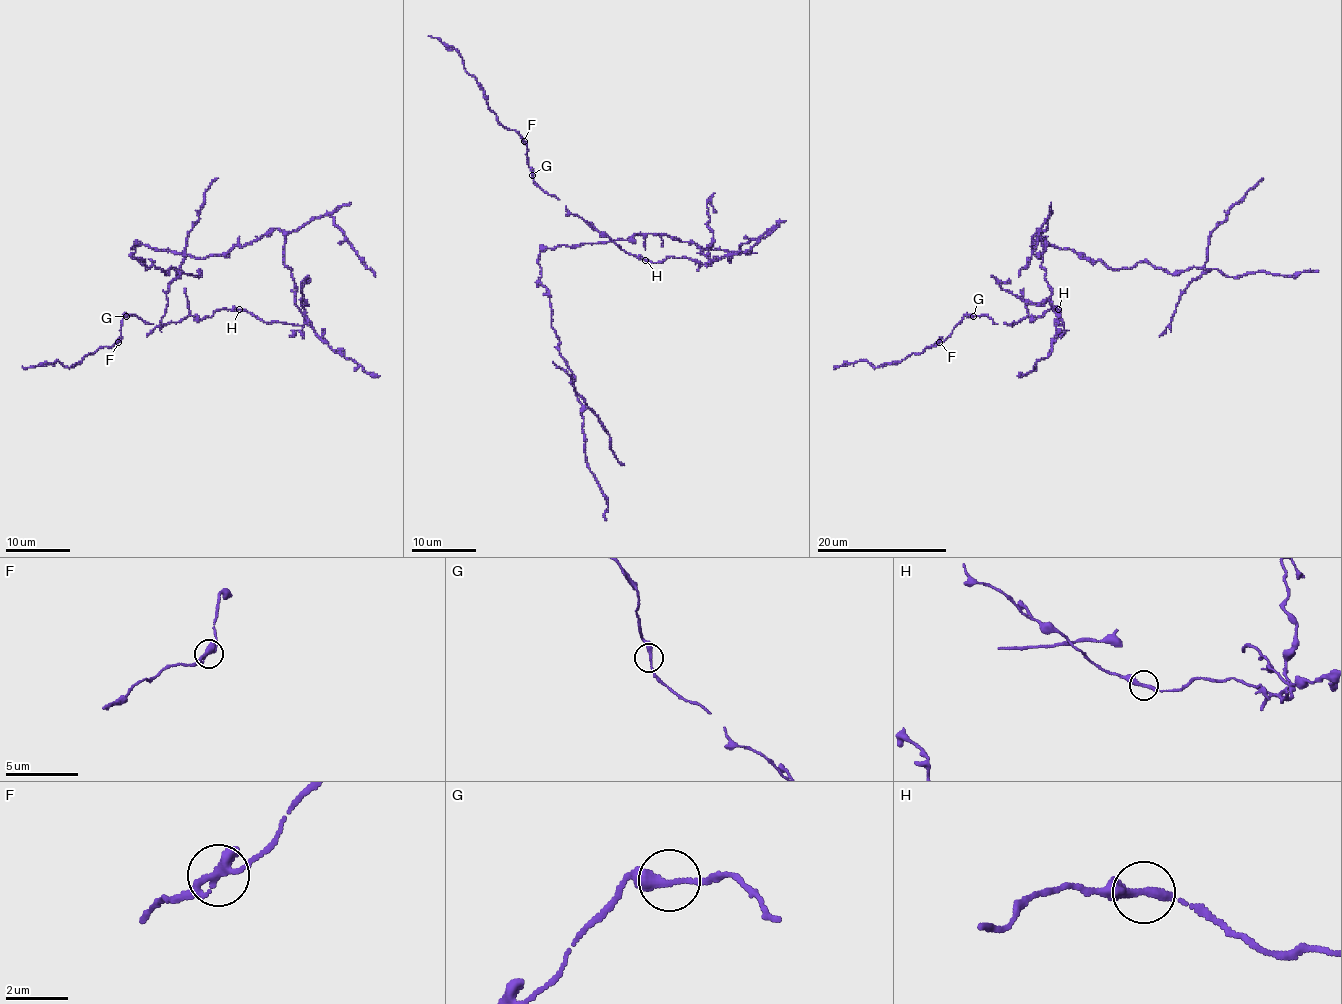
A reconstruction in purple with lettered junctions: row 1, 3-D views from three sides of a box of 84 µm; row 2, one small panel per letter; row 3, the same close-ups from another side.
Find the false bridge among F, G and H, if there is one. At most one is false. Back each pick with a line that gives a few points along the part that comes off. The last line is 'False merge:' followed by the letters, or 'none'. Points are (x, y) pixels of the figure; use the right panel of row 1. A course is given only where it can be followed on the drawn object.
H: course (1057, 309), (1064, 325), (1039, 228), (1039, 259), (1046, 244), (1112, 269), (1318, 270)
False merge: H

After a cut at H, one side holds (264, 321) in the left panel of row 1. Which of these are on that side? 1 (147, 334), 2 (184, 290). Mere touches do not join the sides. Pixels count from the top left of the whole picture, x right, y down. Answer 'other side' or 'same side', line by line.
1: same side
2: other side

